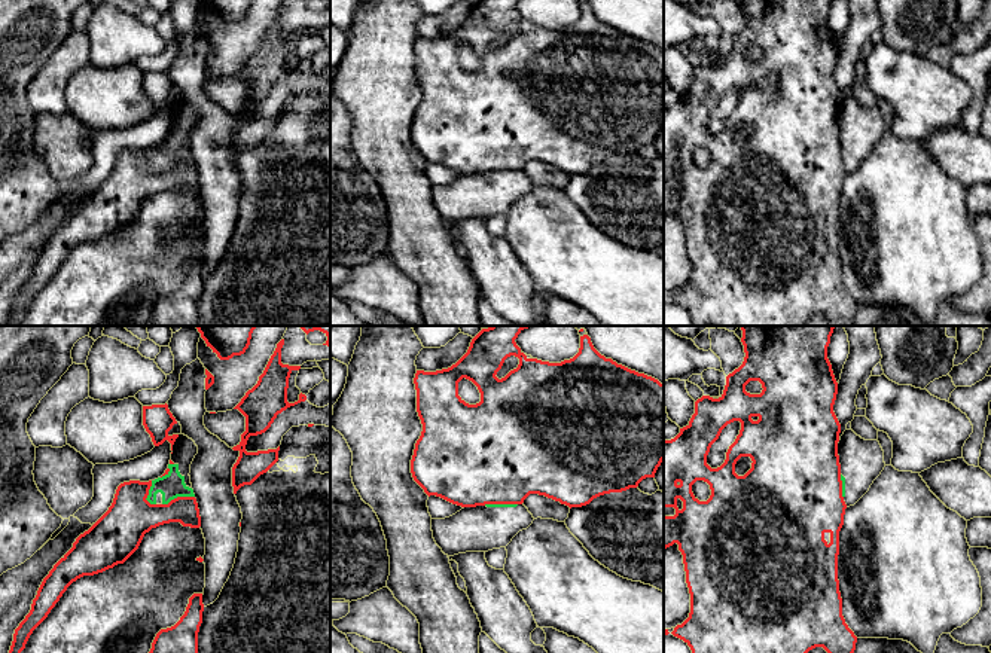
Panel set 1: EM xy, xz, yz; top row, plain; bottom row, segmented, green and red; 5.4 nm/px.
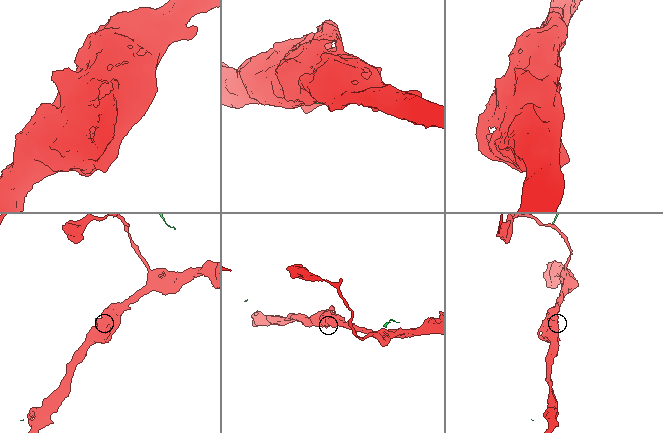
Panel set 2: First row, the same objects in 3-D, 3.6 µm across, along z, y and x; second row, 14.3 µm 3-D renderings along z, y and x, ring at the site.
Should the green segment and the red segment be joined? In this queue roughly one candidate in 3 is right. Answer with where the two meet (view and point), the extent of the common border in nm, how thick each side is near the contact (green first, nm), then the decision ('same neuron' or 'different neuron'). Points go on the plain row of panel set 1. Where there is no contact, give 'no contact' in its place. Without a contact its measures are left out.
xy (177, 162) | 180 nm | 140/200 nm | different neuron

